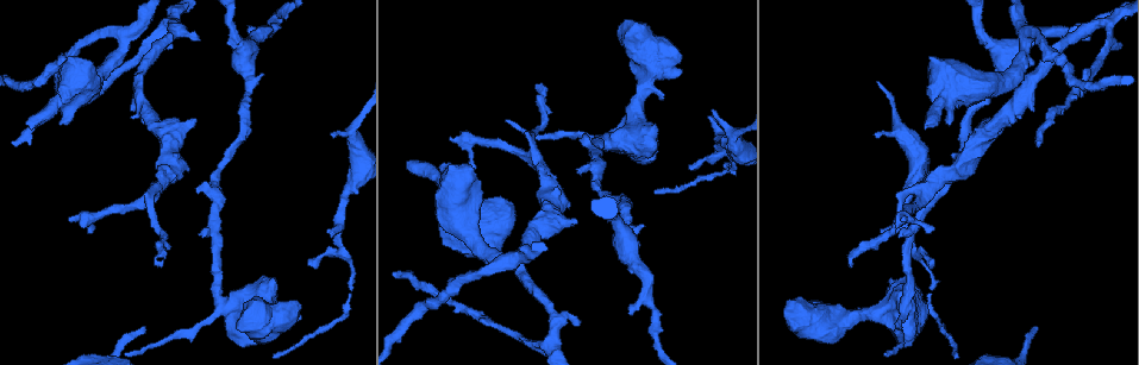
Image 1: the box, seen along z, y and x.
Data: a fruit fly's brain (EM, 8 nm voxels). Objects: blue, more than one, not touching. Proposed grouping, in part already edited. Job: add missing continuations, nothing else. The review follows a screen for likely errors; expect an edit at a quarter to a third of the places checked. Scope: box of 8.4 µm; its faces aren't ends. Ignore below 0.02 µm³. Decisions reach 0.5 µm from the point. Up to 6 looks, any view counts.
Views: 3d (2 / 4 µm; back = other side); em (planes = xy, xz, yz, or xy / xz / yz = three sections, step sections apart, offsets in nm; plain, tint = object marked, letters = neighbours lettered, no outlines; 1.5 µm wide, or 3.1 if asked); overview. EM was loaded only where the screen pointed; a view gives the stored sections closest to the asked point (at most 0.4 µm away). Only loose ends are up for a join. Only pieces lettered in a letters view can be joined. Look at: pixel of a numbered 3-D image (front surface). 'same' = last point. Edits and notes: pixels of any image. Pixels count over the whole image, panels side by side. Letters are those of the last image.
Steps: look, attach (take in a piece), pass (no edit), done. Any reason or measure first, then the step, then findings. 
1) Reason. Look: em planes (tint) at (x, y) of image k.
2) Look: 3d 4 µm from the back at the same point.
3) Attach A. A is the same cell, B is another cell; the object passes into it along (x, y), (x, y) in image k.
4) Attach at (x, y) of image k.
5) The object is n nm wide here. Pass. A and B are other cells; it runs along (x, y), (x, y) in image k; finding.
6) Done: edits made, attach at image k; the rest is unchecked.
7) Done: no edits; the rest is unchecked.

Tapers out. Look: 3d 2 µm at (1037, 326) of image 1.

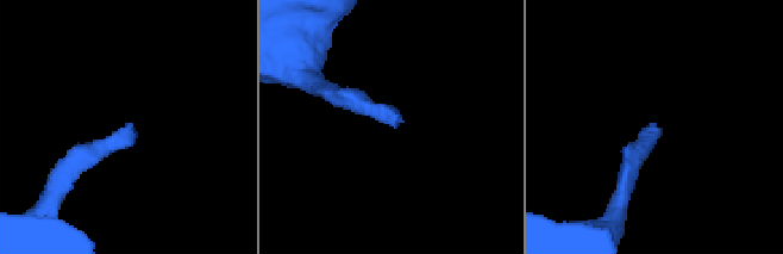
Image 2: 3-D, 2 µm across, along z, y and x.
Need the tissue. Look: em yz step 4 (tint) at (401, 117) of image 2.

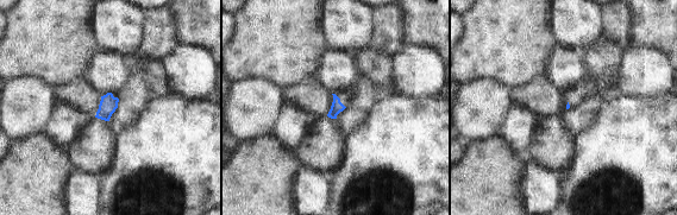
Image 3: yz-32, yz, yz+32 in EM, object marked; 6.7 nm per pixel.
Another direction. Look: em xz step 8 (letters) at the same point.

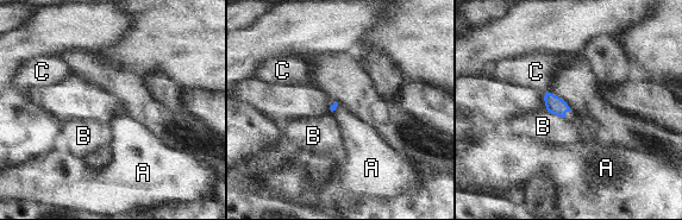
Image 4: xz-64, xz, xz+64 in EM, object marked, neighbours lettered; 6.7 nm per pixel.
The longest contact is with B, 130 nm. Attach A. A is the same cell, B and C are other cells; the object passes into it along (555, 105), (565, 112), (589, 138) in image 4; the cell continues.

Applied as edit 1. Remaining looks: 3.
Tapers out. Look: 3d 2 µm at (542, 87) of image 1.

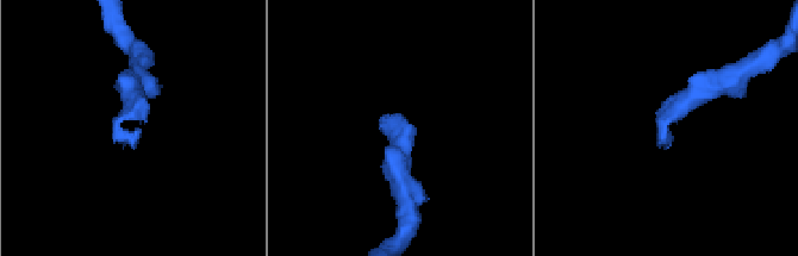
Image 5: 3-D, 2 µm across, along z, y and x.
Now the EM. Look: em xz step 8 (tint) at (397, 127) of image 5.

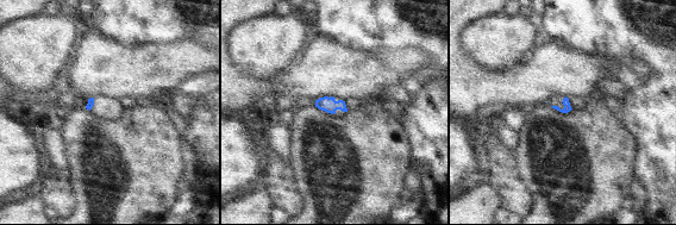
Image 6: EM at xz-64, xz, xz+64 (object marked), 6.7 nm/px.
Another direction. Look: em xy step 8 (letters) at the same point.

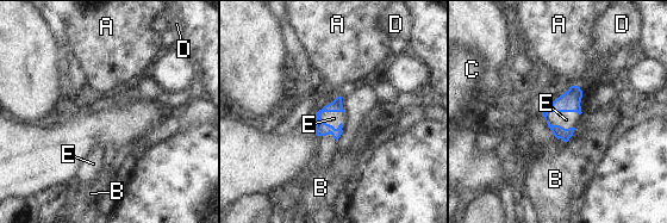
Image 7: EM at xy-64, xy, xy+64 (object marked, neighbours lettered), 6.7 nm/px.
The longest contact is with E, 240 nm. Attach E. E is the same cell, A, B, C and D are other cells; the object passes into it along (569, 101), (561, 111), (566, 119) in image 7; it goes on there.

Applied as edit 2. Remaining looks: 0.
Done: edits made, attach at image 4, attach at image 7; the rest is unchecked.

